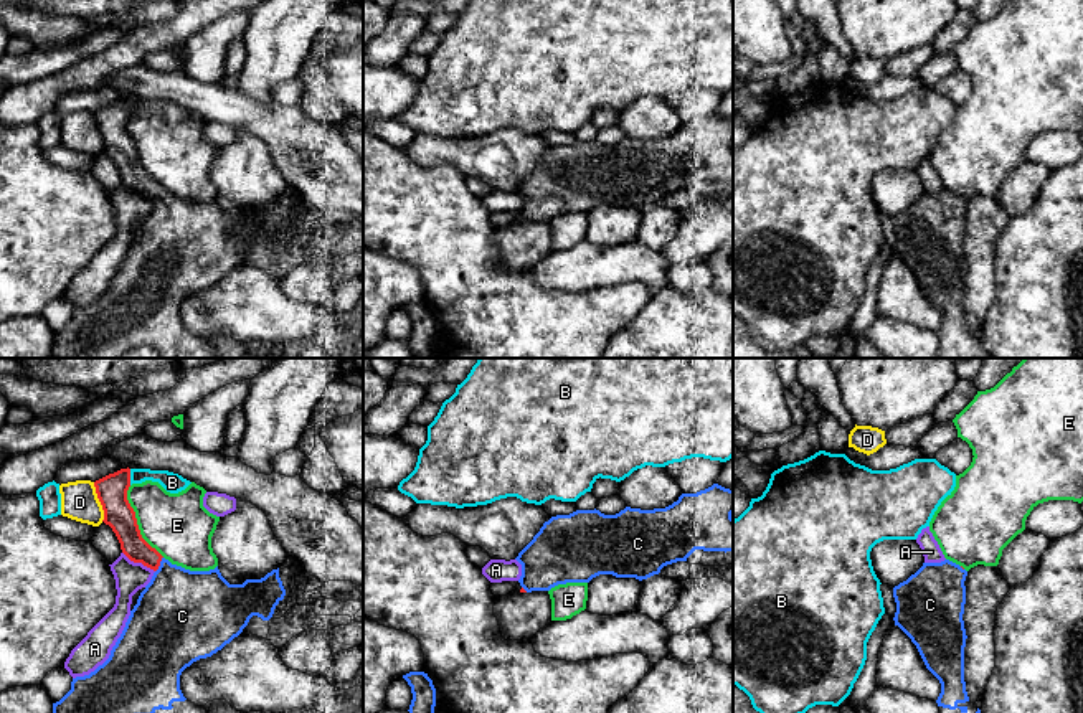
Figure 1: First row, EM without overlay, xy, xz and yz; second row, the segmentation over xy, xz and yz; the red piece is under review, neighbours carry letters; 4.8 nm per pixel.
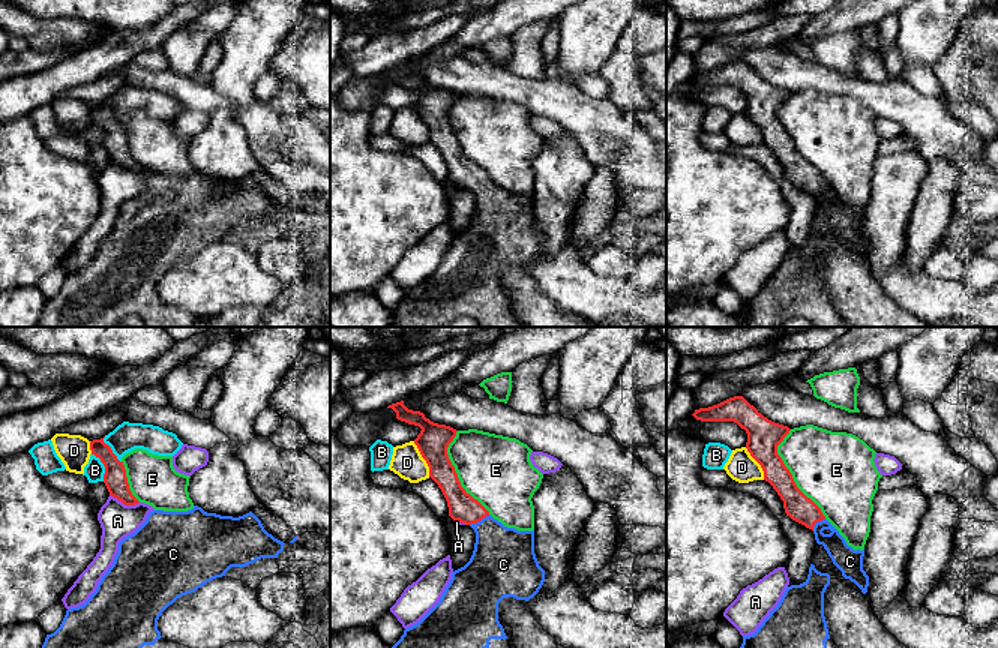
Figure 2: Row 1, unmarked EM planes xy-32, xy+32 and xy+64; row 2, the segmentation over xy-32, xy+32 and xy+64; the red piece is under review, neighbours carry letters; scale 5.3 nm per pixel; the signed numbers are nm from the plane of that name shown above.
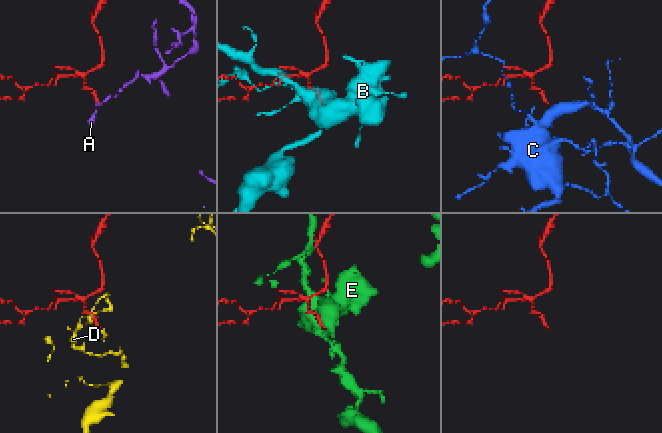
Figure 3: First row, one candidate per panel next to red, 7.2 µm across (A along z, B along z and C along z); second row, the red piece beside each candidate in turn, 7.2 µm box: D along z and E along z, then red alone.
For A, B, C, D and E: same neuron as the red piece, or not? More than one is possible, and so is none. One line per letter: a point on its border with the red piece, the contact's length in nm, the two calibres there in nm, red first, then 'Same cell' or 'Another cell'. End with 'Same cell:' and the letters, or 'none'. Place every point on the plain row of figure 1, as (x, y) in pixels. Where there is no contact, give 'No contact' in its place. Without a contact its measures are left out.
A: Touches red at xy (139, 192). Shared border 190 nm. Thickness 150 nm (red) against 150 nm. Another cell
B: Touches red at xy (129, 108). Shared border 80 nm. Thickness 150 nm (red) against 100 nm. Another cell
C: Touches red at xy (159, 195). Shared border 90 nm. Thickness 120 nm (red) against 420 nm. Same cell
D: Touches red at xy (99, 131). Shared border 200 nm. Thickness 150 nm (red) against 180 nm. Another cell
E: Touches red at xy (136, 152). Shared border 400 nm. Thickness 150 nm (red) against 320 nm. Another cell
Same cell: C

